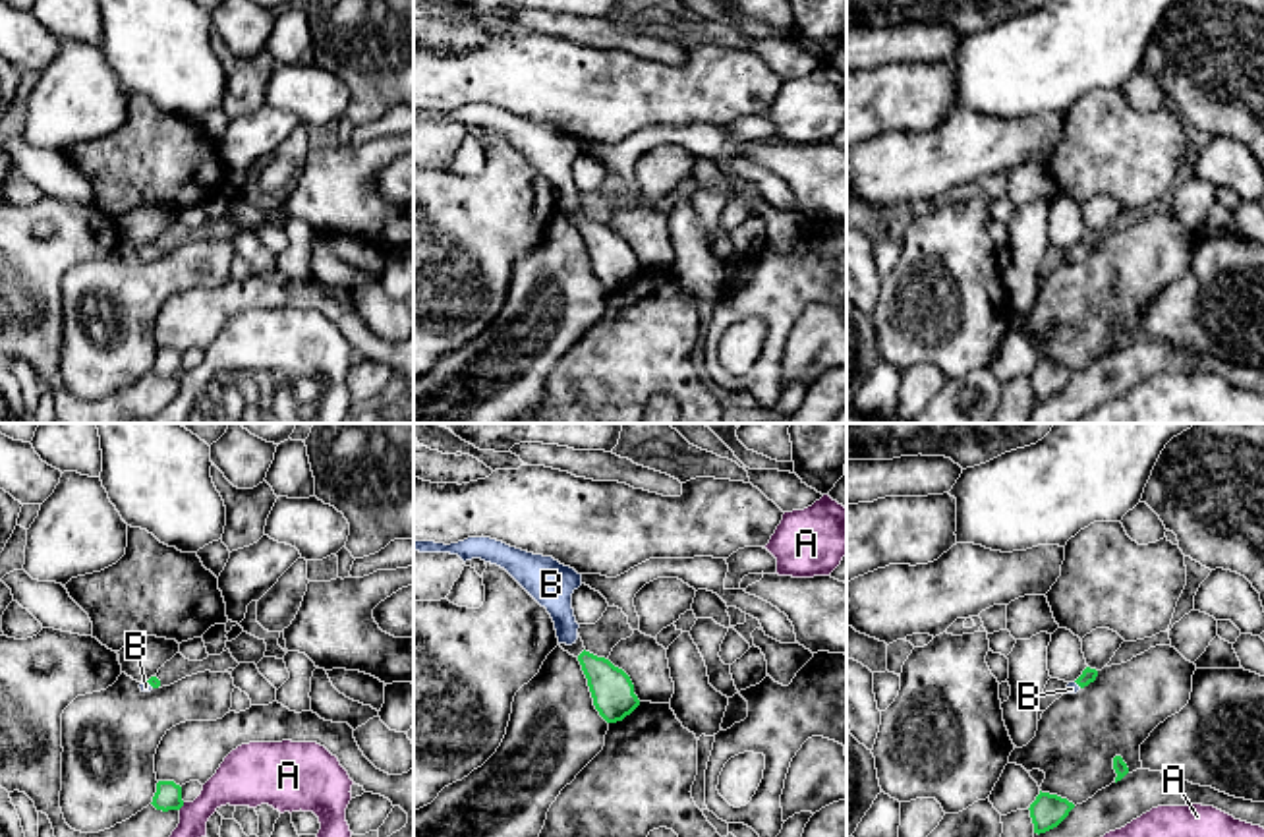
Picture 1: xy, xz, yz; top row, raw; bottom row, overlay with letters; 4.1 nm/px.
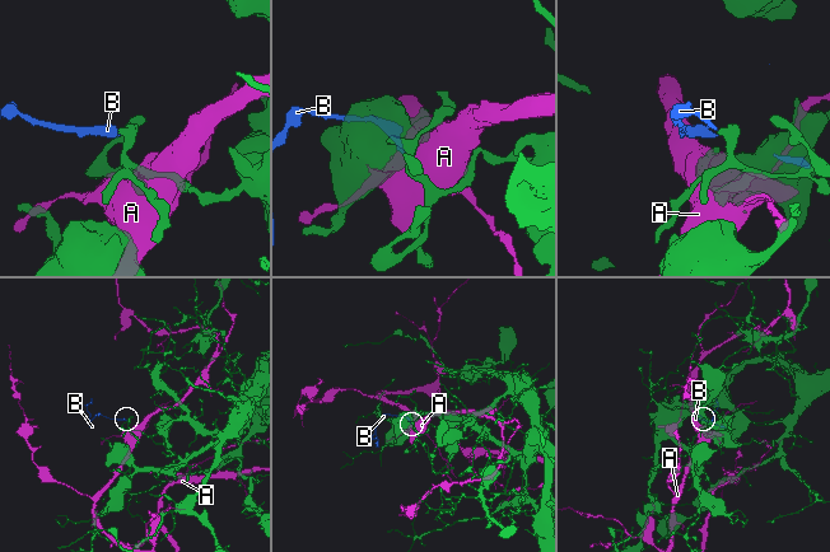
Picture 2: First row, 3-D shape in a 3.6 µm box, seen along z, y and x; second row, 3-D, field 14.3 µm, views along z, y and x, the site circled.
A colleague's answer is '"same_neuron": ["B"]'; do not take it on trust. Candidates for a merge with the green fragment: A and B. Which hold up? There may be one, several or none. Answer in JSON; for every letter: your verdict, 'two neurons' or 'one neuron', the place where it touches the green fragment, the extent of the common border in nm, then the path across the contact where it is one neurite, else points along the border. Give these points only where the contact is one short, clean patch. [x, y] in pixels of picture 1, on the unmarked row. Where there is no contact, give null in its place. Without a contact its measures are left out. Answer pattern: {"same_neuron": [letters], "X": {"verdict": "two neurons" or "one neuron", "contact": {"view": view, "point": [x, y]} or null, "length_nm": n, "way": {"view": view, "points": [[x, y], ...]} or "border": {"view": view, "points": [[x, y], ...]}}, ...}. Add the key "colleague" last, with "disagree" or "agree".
{"same_neuron": ["B"], "A": {"verdict": "two neurons", "contact": {"view": "xy", "point": [180, 374]}, "length_nm": 40}, "B": {"verdict": "one neuron", "contact": {"view": "xy", "point": [151, 252]}, "length_nm": 40, "way": {"view": "xy", "points": [[153, 248], [151, 252], [145, 254]]}}, "colleague": "agree"}

